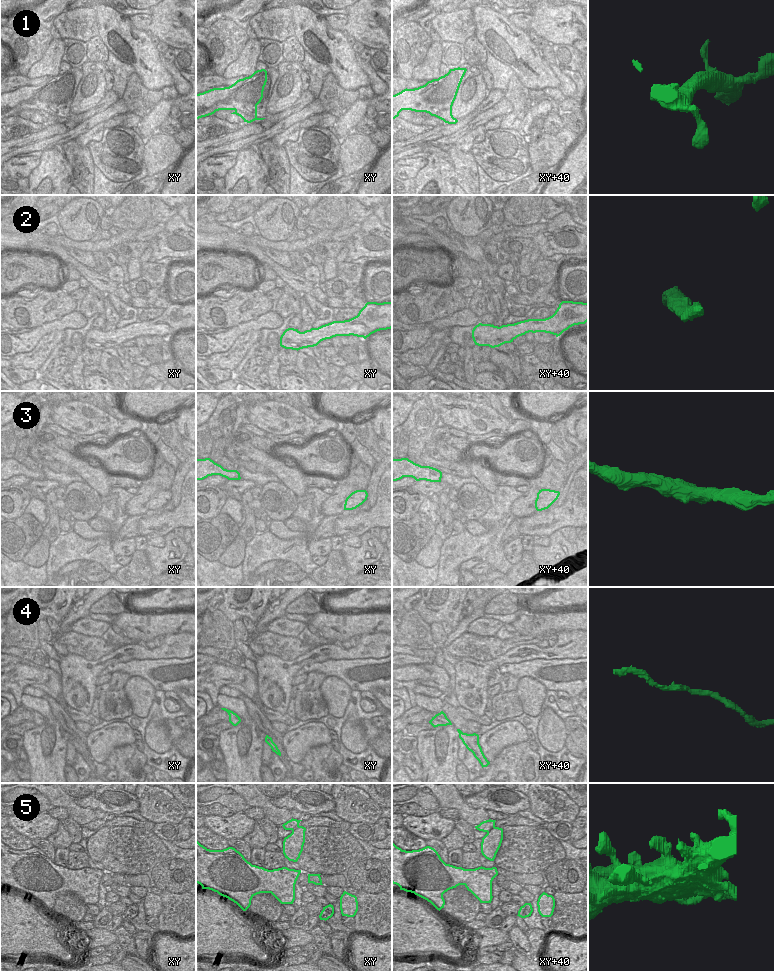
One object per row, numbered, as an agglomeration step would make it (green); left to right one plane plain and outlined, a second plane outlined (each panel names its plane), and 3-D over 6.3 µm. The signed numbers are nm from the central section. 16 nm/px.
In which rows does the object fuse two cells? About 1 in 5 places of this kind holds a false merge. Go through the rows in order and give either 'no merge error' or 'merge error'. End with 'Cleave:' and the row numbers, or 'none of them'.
1: no merge error
2: no merge error
3: no merge error
4: no merge error
5: no merge error
Cleave: none of them

